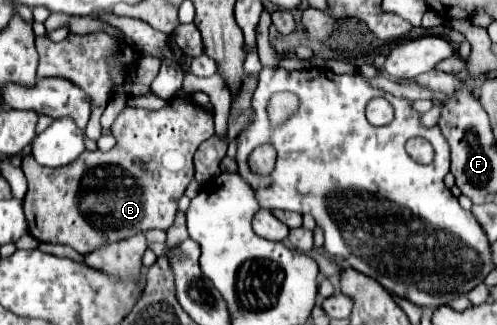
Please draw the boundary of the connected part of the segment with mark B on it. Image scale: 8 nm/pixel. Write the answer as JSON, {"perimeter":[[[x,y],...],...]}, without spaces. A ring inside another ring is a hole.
{"perimeter":[[[171,97],[157,111],[125,107],[115,119],[111,131],[117,141],[113,149],[85,149],[83,155],[79,155],[79,159],[75,159],[75,163],[67,167],[51,169],[35,163],[31,155],[23,157],[21,169],[29,183],[23,207],[29,223],[29,233],[37,241],[61,243],[73,247],[77,253],[91,253],[93,249],[105,243],[115,243],[119,239],[133,237],[139,231],[171,227],[177,213],[177,201],[183,197],[187,185],[193,181],[195,175],[193,153],[203,141],[213,137],[213,113],[191,99]],[[135,157],[141,157],[145,161],[145,169],[133,165]]]}

